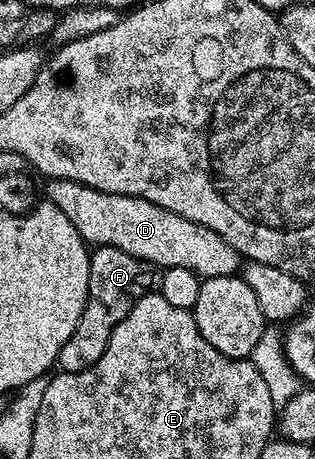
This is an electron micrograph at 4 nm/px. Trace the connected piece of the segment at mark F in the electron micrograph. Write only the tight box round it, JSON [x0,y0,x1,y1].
[57,245,159,373]

